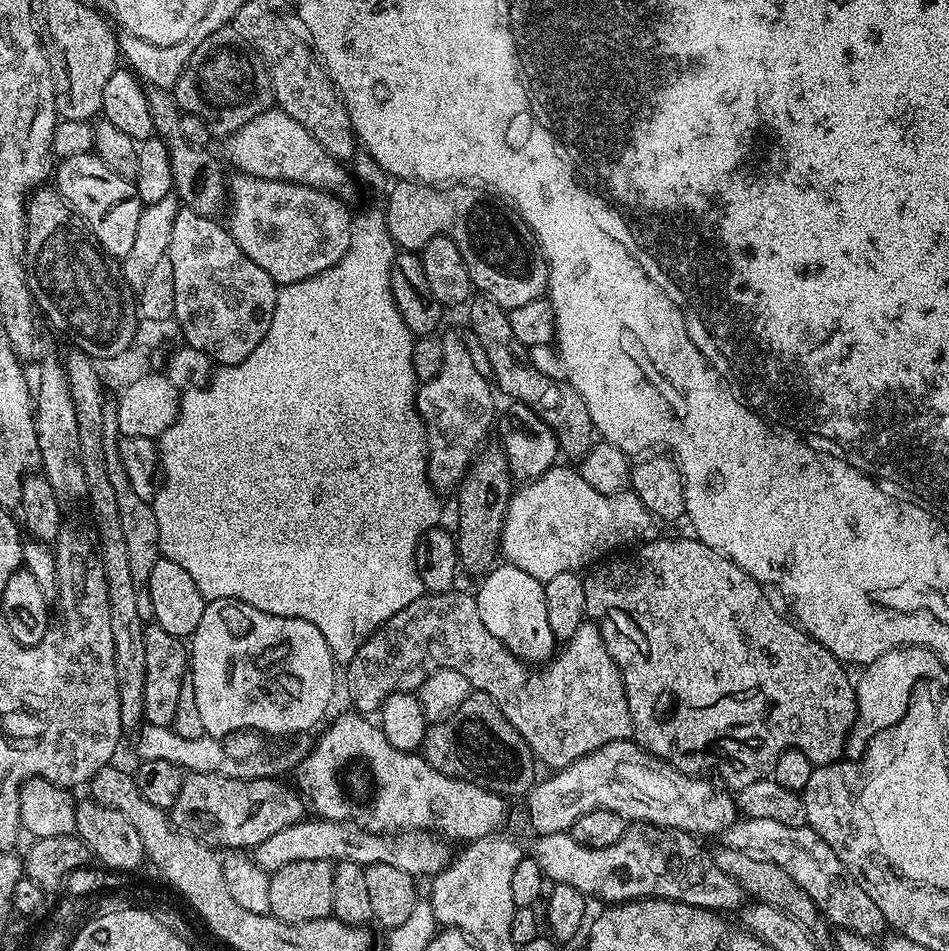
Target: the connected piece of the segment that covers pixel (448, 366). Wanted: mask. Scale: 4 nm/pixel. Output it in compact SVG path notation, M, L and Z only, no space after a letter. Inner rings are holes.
M445 335L443 341L442 370L435 380L423 381L416 393L416 410L428 431L428 479L437 490L455 489L464 479L468 467L485 447L484 439L496 416L493 385L478 374L463 339Z

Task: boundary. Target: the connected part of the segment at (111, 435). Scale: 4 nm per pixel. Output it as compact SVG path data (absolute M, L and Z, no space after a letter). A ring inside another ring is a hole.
M108 410L104 413L104 449L106 450L106 474L110 474L110 486L114 486L114 498L118 498L118 514L122 518L122 531L126 537L126 547L130 554L130 574L134 578L134 586L138 594L138 614L141 620L152 620L152 607L150 606L150 570L154 570L154 562L161 560L160 543L158 542L158 518L154 518L154 510L149 501L138 498L134 494L134 486L127 477L123 468L122 458L119 454L121 440L120 426L115 411Z

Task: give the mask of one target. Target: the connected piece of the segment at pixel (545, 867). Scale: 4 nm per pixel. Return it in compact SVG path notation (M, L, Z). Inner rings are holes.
M632 822L625 827L622 838L618 838L614 846L605 848L582 846L568 832L537 835L535 839L530 852L531 859L538 862L538 866L552 884L574 886L574 890L578 890L585 898L597 896L598 899L605 900L603 903L608 906L623 904L630 900L655 898L729 914L728 912L732 911L735 913L746 900L746 893L742 890L742 886L738 886L734 878L722 874L722 870L718 870L716 861L711 855L707 856L698 845L692 844L694 836L691 832L678 832L674 828L659 828L656 824Z

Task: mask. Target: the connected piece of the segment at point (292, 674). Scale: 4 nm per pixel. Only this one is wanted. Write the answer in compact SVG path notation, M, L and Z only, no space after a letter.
M231 598L207 601L202 614L202 622L198 622L198 630L190 637L190 678L194 682L194 698L198 701L198 711L202 717L204 731L210 736L223 737L234 732L251 730L267 734L272 738L280 738L278 736L292 736L295 732L304 732L307 728L314 727L319 720L323 721L326 717L326 706L329 705L335 682L338 679L336 671L338 671L338 665L336 657L332 655L332 648L326 642L326 638L322 638L322 630L318 630L314 622L306 622L302 618L266 614L258 610L258 606L250 606L246 602L238 602Z

